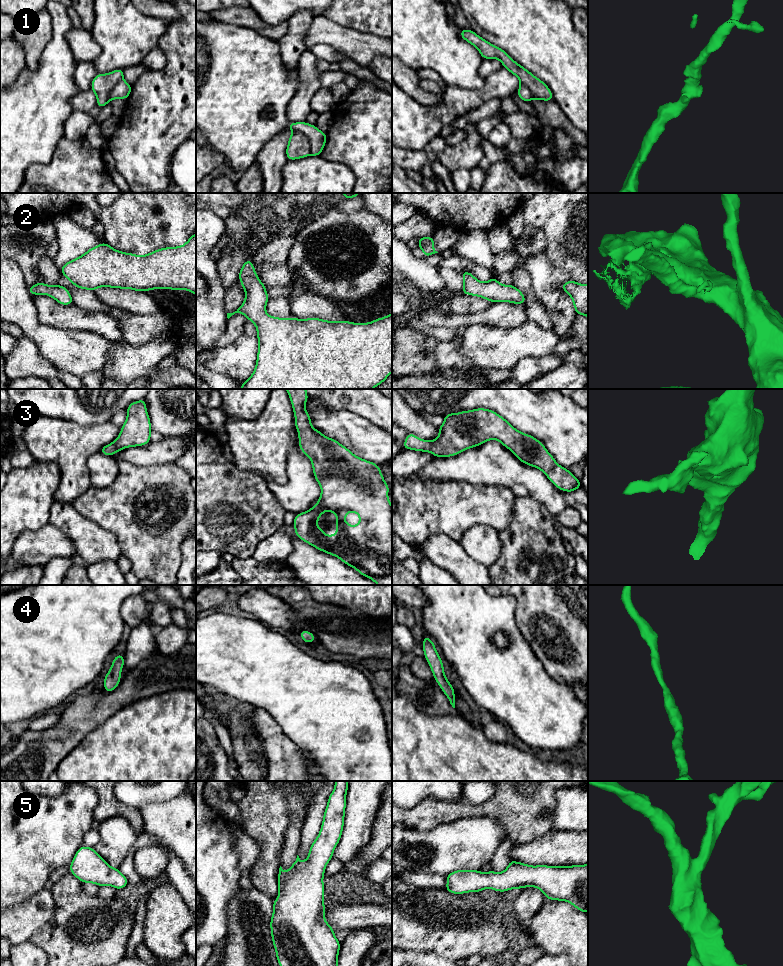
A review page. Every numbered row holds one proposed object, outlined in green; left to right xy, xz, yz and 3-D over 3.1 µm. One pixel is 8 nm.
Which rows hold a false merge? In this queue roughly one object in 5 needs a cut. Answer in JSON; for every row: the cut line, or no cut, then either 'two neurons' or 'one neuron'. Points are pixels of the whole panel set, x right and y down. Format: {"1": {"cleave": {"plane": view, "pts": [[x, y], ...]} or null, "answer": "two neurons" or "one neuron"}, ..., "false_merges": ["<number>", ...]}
{"1": {"cleave": {"plane": "xz", "pts": [[293, 130], [299, 130], [307, 137], [310, 154]]}, "answer": "two neurons"}, "2": {"cleave": null, "answer": "one neuron"}, "3": {"cleave": null, "answer": "one neuron"}, "4": {"cleave": null, "answer": "one neuron"}, "5": {"cleave": null, "answer": "one neuron"}, "false_merges": ["1"]}

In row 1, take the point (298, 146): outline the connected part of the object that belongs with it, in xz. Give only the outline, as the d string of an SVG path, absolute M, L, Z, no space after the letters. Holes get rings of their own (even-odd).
M293 131L289 137L286 148L287 160L296 160L310 155L310 141L300 131Z

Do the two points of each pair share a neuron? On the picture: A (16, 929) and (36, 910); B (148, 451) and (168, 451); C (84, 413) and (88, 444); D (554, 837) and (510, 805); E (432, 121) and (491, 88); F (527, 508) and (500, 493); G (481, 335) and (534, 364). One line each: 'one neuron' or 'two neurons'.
A: one neuron
B: one neuron
C: two neurons
D: two neurons
E: one neuron
F: two neurons
G: two neurons

